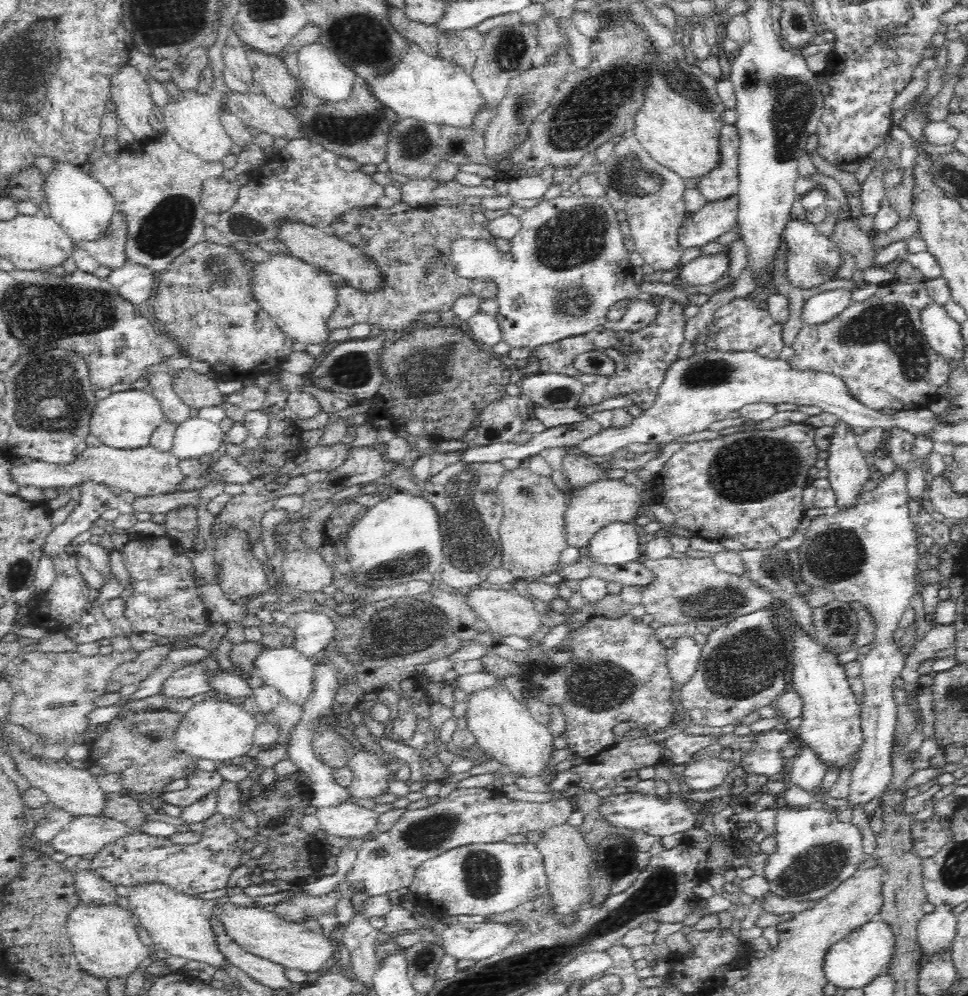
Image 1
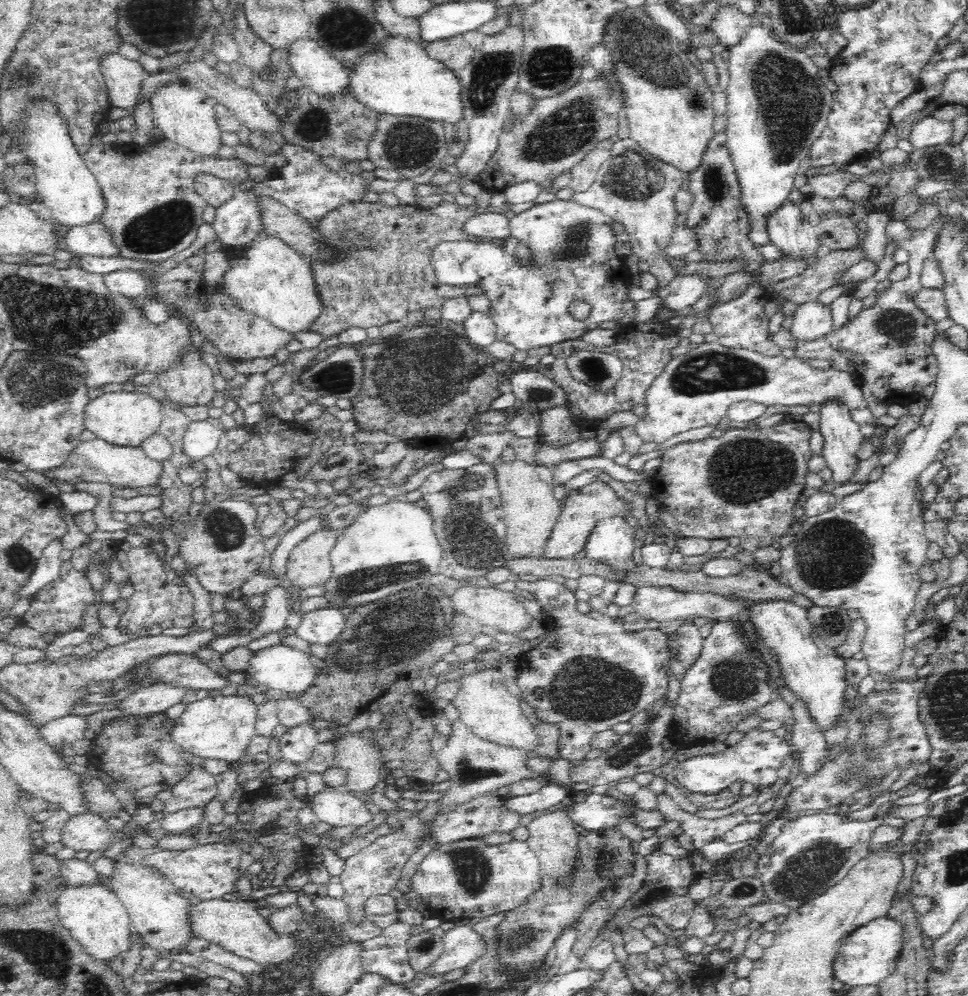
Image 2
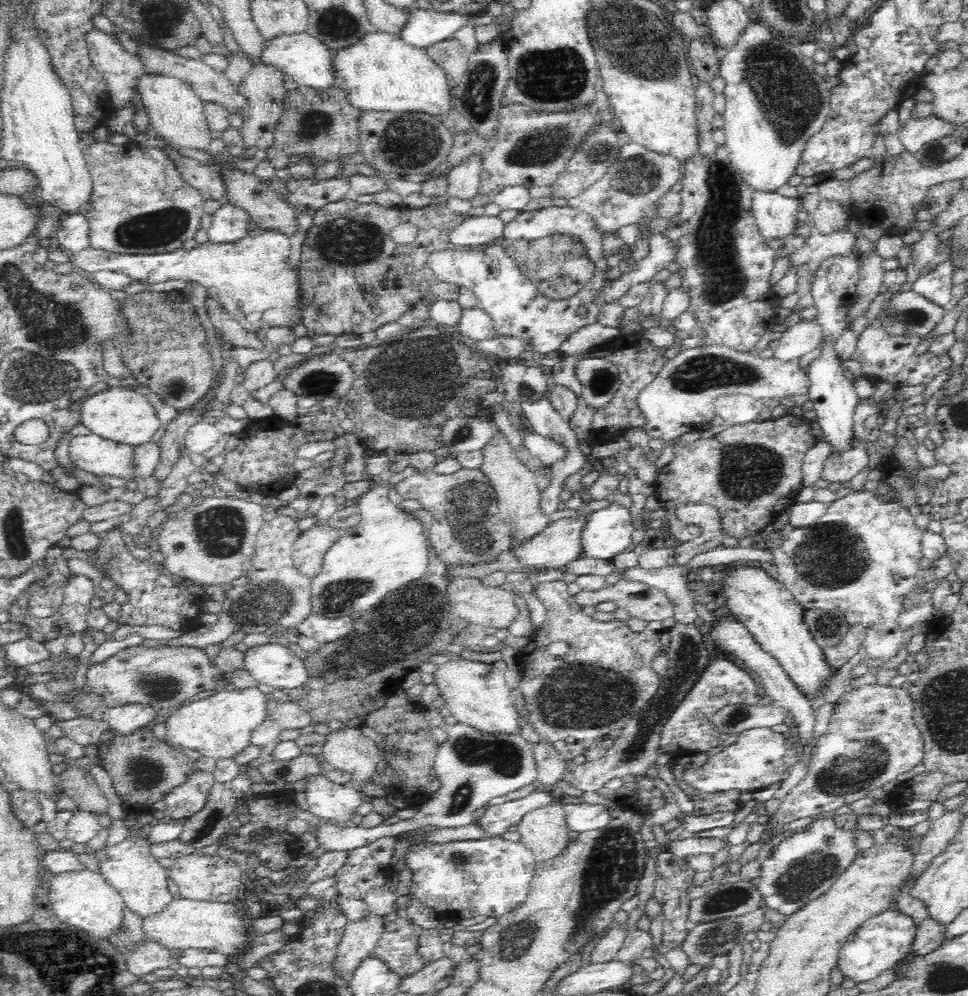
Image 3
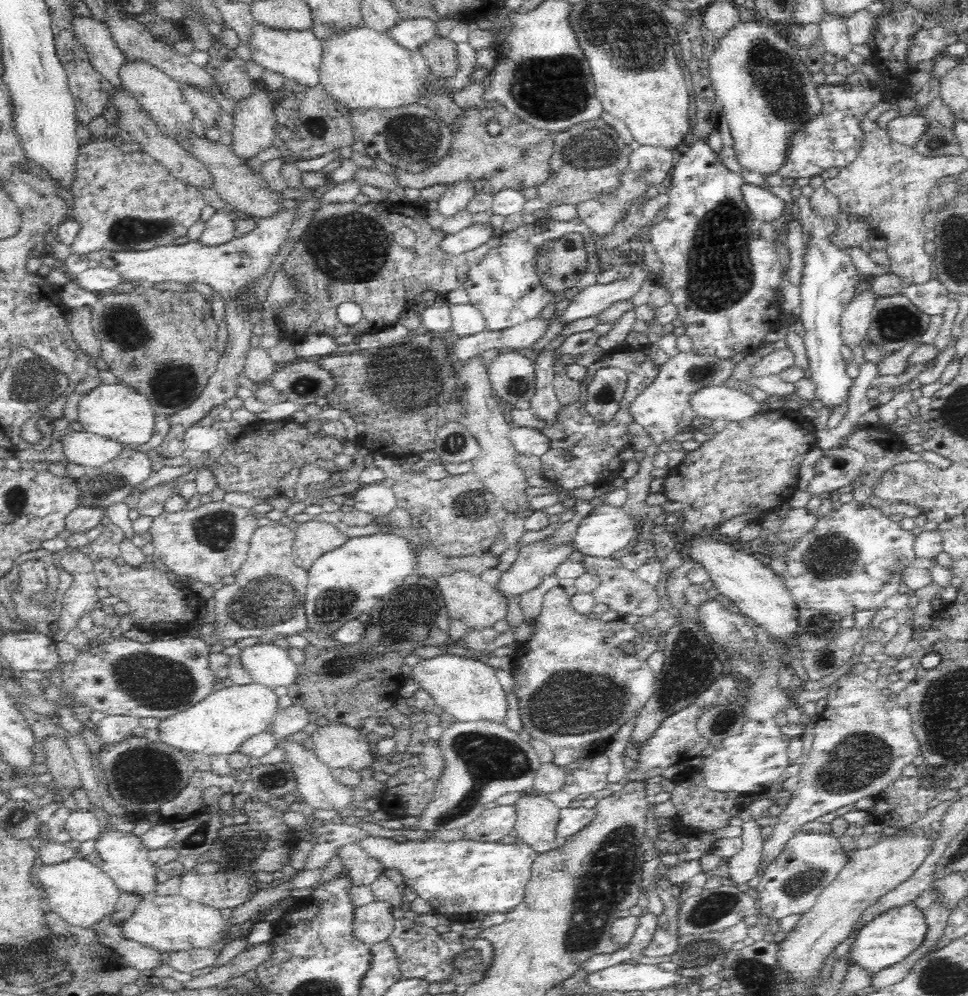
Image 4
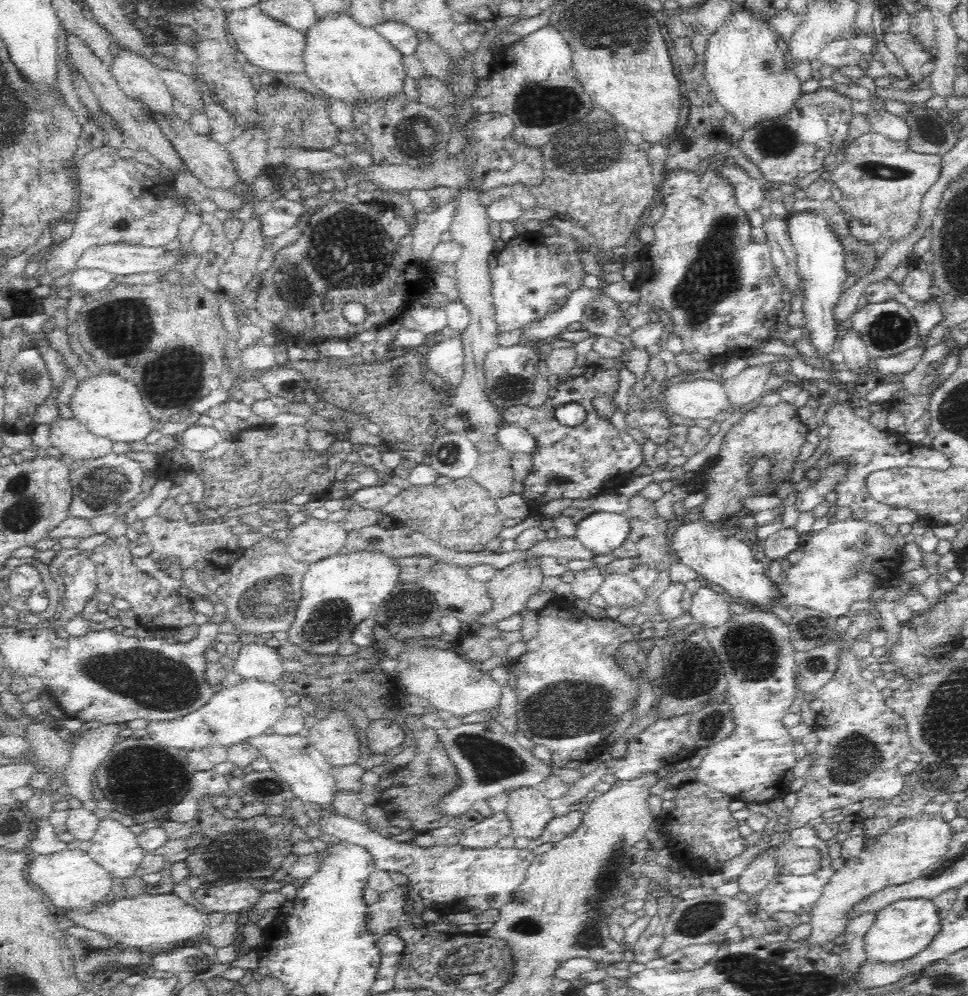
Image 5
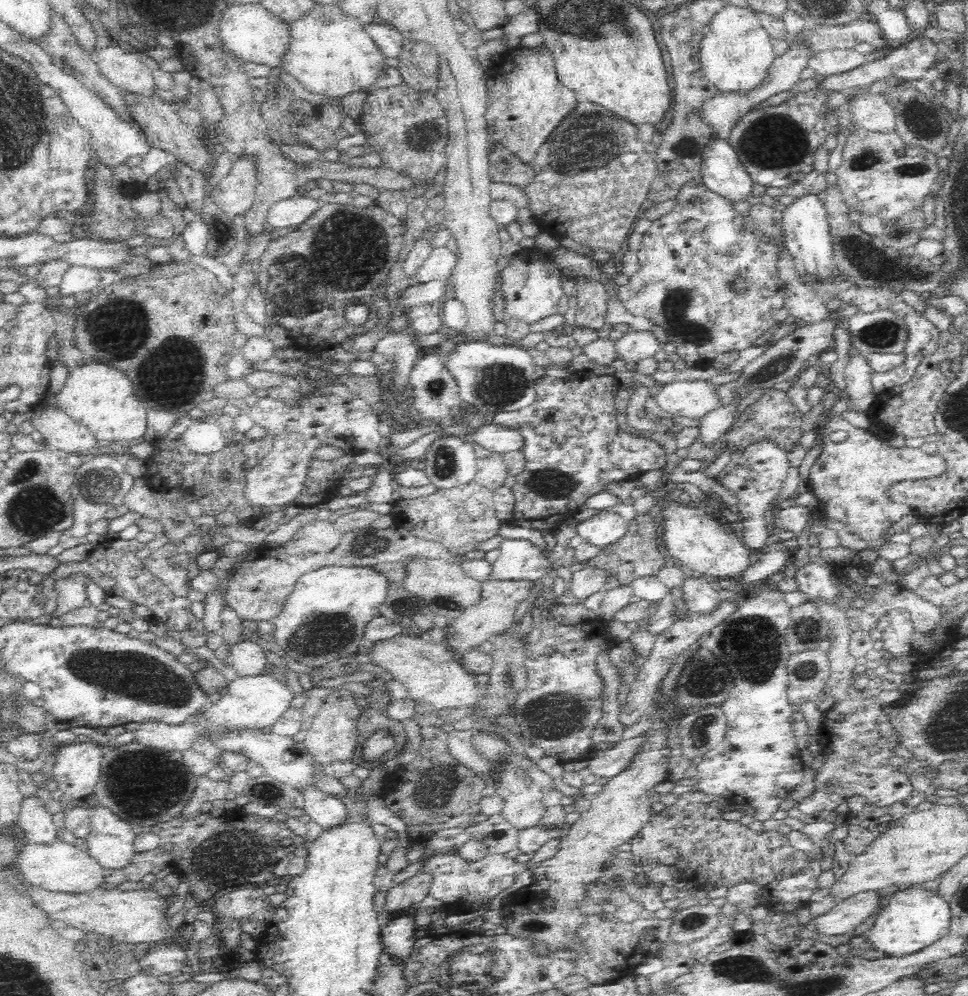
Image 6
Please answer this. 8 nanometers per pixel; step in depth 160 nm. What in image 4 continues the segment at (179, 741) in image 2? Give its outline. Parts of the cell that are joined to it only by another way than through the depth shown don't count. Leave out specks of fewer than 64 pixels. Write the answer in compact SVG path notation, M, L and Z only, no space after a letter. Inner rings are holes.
M258 683L233 685L213 691L197 706L160 720L158 732L163 744L186 754L230 755L254 736L268 731L274 723L280 696L273 689Z

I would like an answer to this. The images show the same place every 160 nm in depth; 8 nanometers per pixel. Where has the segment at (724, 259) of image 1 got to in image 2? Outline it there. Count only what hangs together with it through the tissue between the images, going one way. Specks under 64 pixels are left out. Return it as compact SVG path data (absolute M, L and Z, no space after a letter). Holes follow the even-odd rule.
M700 275L675 277L666 287L660 288L662 292L658 296L661 298L663 308L680 312L686 306L692 306L696 300L700 300L706 284L708 284L707 278Z

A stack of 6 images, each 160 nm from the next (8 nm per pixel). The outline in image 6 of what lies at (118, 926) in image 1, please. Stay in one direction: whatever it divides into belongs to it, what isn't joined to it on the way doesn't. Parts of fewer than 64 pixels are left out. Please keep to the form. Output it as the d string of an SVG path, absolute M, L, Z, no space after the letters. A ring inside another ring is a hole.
M63 841L51 843L22 842L18 848L18 870L22 872L24 880L34 886L44 886L49 891L65 893L81 893L93 891L105 886L104 868L90 856L85 847L74 846Z

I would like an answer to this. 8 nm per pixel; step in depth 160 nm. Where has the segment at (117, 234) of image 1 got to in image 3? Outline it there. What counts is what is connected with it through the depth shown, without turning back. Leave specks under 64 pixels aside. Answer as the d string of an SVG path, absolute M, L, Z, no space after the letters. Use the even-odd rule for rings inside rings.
M82 214L63 216L57 226L58 244L64 251L76 254L89 246L89 223Z

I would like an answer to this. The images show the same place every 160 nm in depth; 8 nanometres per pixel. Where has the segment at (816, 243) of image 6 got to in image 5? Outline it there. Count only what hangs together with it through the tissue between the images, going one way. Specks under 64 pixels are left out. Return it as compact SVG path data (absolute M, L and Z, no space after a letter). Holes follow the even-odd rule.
M813 210L791 211L786 216L789 236L794 249L797 251L797 264L799 265L799 276L806 296L802 304L804 312L804 323L802 326L811 332L811 344L818 352L818 357L824 357L837 349L838 326L833 319L833 308L840 298L843 284L848 277L844 271L844 248L839 238L831 230L829 222L824 214L813 212Z

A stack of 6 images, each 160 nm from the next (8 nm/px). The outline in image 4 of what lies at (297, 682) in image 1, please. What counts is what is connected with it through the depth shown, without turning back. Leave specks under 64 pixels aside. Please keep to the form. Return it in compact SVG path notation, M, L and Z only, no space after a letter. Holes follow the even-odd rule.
M258 643L241 650L241 663L248 671L253 683L268 686L271 689L287 687L296 680L298 666L286 649L273 643Z

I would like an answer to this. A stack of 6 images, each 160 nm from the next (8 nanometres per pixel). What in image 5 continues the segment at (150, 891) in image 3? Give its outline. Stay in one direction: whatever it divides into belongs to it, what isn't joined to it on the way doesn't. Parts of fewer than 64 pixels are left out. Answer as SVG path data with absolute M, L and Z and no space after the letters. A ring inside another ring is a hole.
M112 818L100 820L87 853L114 877L135 875L146 852L140 848L136 834Z

